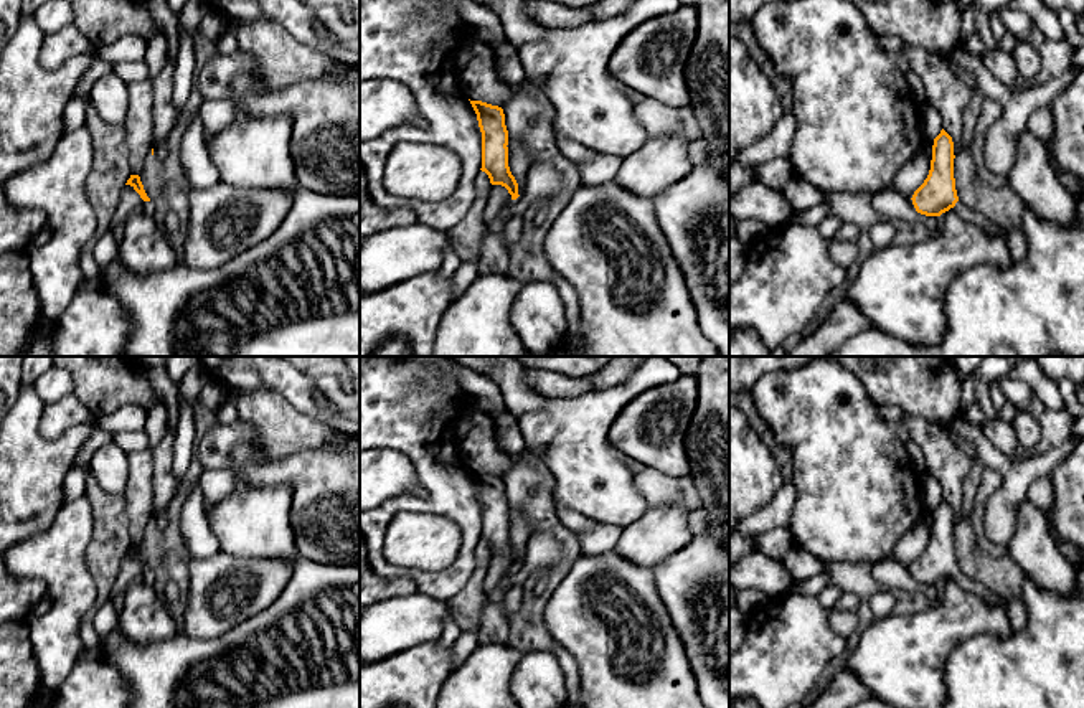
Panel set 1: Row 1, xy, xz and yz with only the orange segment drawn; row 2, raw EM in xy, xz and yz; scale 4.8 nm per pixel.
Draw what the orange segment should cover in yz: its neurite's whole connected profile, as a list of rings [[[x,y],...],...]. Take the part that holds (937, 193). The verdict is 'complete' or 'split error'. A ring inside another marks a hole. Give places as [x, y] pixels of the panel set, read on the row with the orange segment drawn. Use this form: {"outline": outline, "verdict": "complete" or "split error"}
{"outline": [[[942,129],[934,139],[929,175],[911,198],[916,211],[926,216],[940,216],[952,210],[962,219],[980,226],[990,236],[1005,236],[1000,226],[959,200],[954,178],[954,158],[952,137]]], "verdict": "split error"}

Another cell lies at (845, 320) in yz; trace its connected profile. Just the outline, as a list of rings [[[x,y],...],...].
[[[845,297],[833,307],[823,323],[787,352],[785,356],[828,356],[870,327],[870,320]]]

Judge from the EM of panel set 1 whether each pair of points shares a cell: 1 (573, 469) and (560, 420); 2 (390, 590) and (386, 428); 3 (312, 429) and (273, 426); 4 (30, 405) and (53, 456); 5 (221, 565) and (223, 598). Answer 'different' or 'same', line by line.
1: same
2: different
3: same
4: same
5: same

